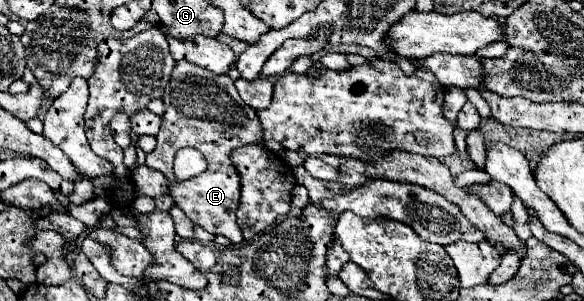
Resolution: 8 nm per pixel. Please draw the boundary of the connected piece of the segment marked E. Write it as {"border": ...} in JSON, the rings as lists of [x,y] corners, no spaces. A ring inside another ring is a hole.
{"border":[[[177,62],[167,84],[167,92],[163,94],[163,104],[165,114],[157,134],[157,148],[147,154],[147,166],[161,170],[167,176],[171,182],[171,194],[189,220],[203,226],[211,234],[221,234],[233,244],[241,244],[243,236],[235,220],[241,196],[241,176],[231,164],[231,152],[247,144],[263,144],[263,128],[257,110],[241,100],[233,80],[227,74],[215,76],[213,72],[187,62]],[[187,146],[199,150],[209,166],[203,174],[179,182],[173,174],[173,160],[175,152]]]}

